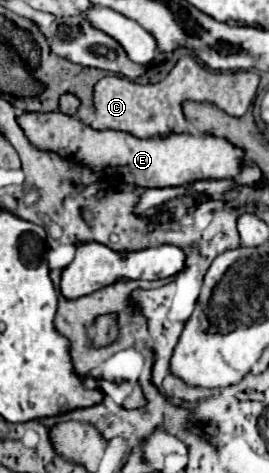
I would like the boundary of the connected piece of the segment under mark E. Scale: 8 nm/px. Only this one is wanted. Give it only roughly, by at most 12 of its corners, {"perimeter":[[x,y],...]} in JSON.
{"perimeter":[[74,115],[18,117],[32,145],[138,187],[240,175],[216,135],[136,139]]}

